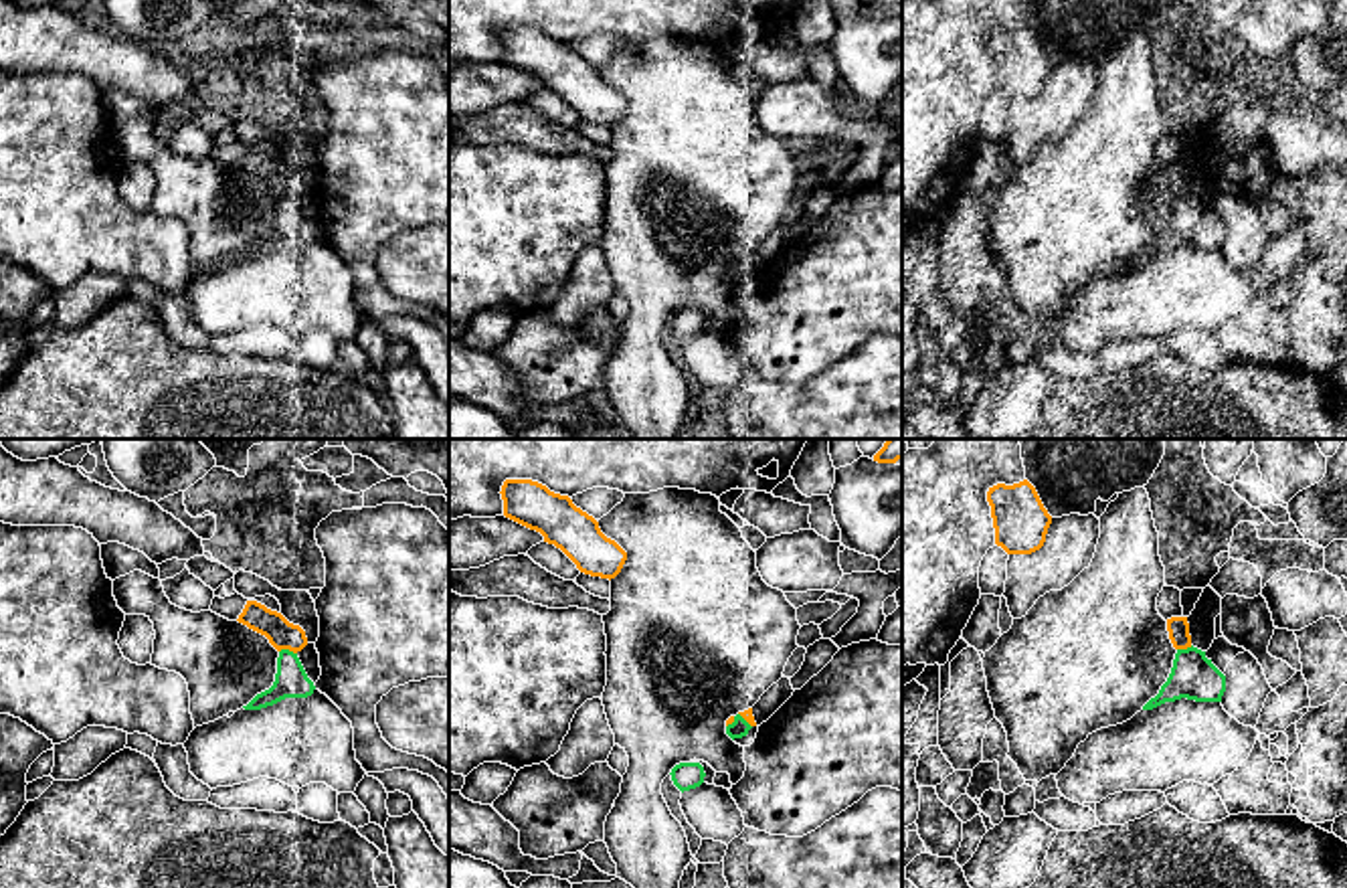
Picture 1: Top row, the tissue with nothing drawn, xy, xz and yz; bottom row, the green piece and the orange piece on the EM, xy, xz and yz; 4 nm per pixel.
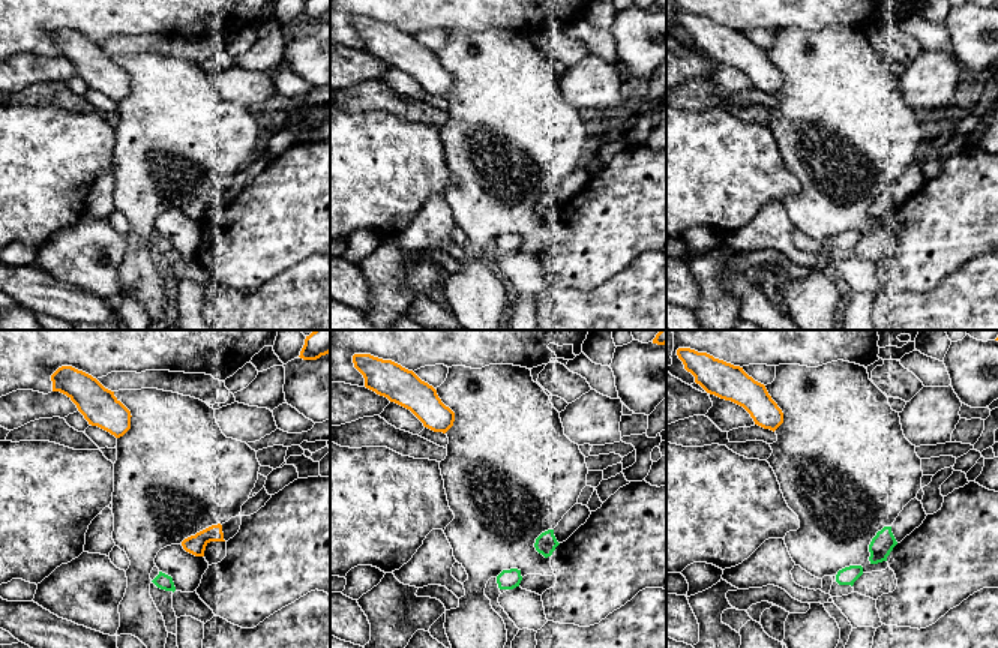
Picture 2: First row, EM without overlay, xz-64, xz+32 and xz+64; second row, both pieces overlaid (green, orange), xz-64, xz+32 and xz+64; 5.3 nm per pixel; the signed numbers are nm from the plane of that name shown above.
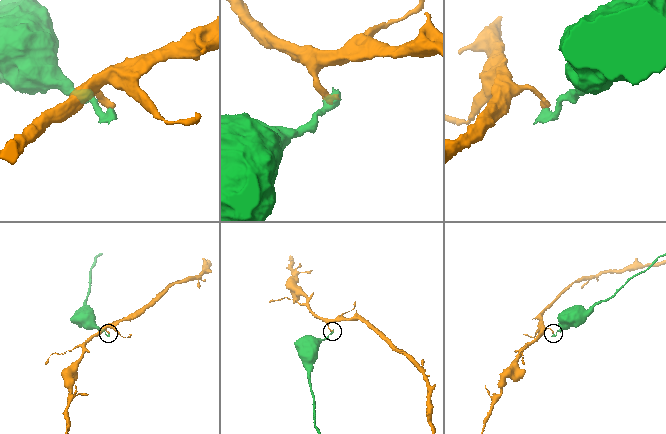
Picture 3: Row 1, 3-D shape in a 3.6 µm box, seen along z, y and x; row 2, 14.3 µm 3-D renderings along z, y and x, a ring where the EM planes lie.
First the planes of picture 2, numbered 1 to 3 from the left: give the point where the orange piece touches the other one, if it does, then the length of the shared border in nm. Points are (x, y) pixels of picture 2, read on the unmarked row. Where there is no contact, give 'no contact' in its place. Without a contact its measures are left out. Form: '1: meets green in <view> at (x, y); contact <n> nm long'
1: no contact
2: no contact
3: no contact

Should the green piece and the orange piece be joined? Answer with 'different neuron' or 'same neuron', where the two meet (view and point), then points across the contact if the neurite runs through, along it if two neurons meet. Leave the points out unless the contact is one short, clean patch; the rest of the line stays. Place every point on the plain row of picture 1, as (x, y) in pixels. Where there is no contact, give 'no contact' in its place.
different neuron; contact xy (288, 197)

